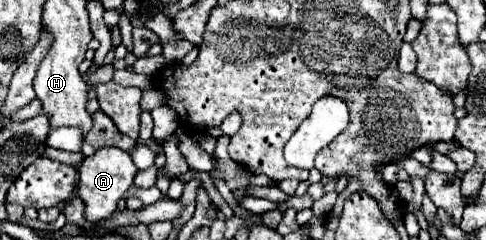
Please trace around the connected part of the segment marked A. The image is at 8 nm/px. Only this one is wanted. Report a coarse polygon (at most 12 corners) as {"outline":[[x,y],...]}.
{"outline":[[116,147],[78,167],[86,221],[100,221],[132,185],[138,167]]}

